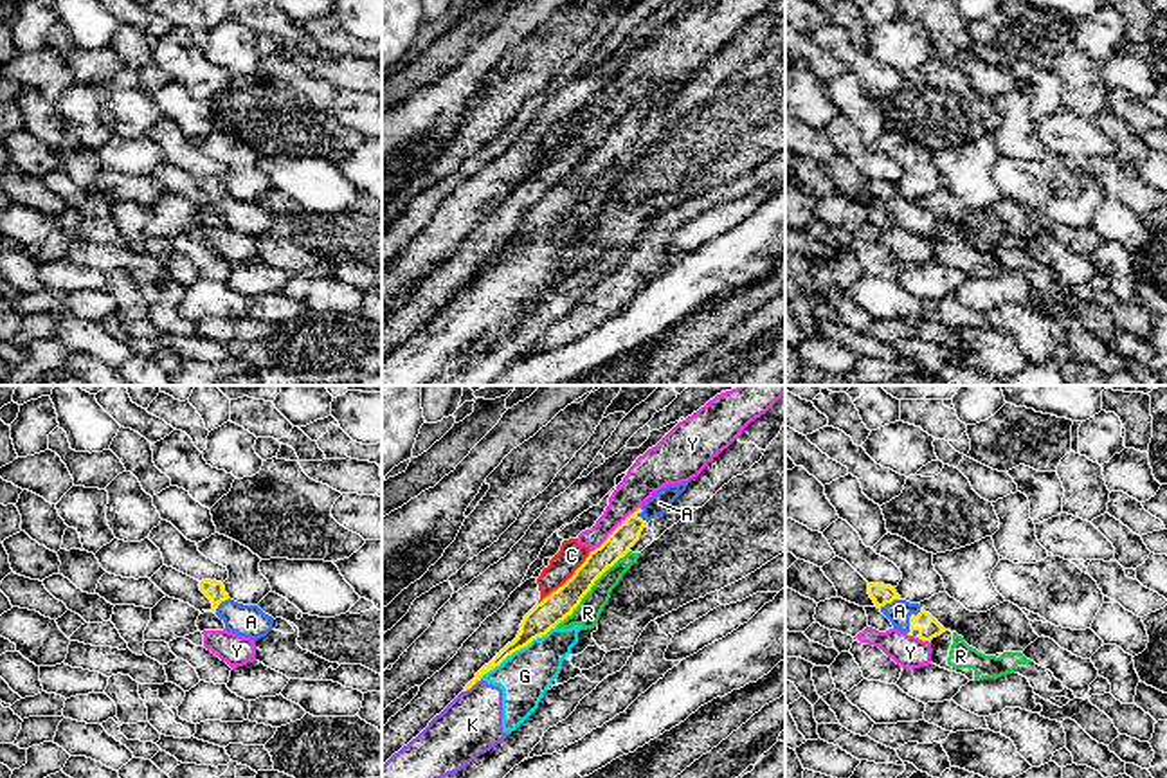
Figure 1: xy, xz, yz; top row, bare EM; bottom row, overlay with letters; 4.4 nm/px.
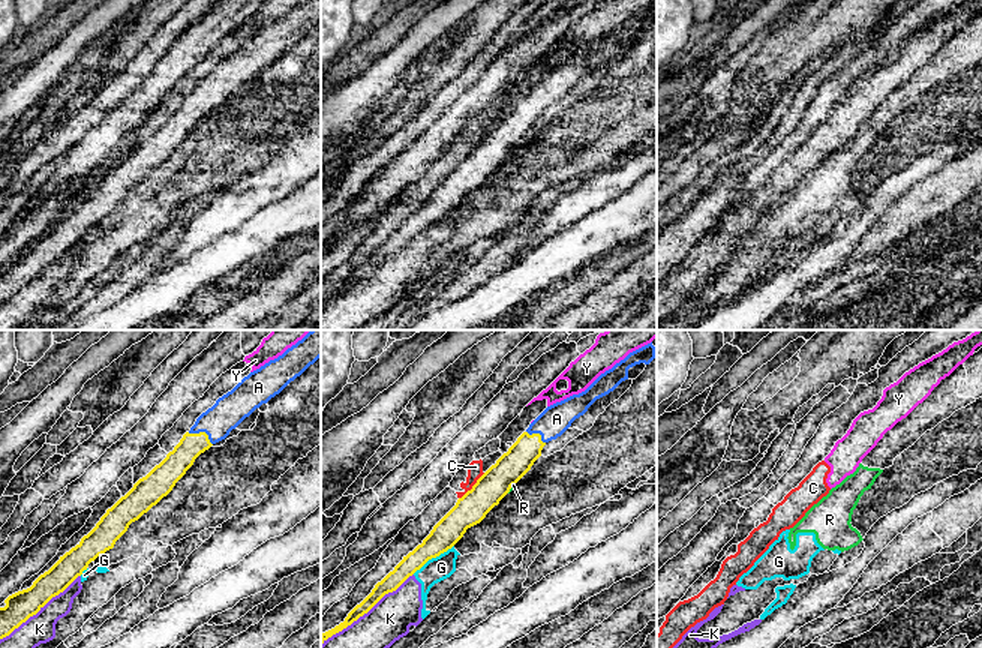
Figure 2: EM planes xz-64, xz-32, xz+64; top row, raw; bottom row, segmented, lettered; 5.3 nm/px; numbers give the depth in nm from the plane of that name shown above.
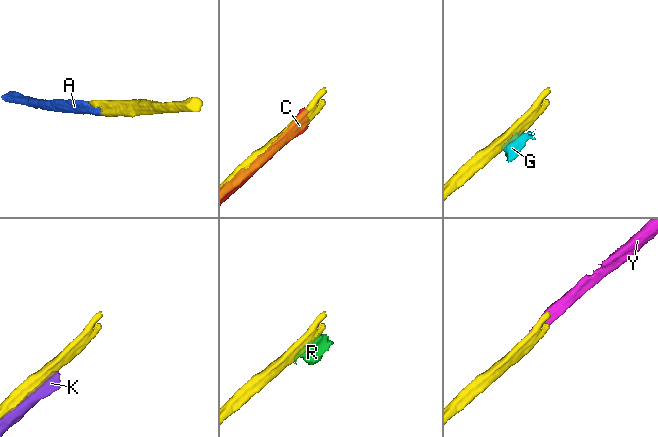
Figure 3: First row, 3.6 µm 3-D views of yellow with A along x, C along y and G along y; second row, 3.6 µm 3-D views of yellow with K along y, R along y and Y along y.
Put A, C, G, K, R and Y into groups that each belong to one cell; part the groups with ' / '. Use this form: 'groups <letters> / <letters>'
groups A / C Y / G K R

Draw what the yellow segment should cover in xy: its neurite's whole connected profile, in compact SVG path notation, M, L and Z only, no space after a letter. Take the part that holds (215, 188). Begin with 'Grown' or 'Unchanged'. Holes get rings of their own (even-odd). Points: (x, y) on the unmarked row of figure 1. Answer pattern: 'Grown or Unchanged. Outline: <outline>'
Grown. Outline: M202 176L200 187L211 196L213 209L225 220L225 227L254 238L272 227L272 213L265 211L258 202L231 196L222 178Z

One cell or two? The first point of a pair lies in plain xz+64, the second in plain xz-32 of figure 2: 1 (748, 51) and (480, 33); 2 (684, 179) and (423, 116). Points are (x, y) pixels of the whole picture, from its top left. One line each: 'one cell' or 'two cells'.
1: two cells
2: two cells

